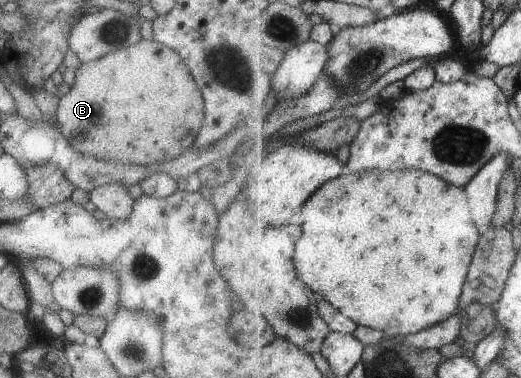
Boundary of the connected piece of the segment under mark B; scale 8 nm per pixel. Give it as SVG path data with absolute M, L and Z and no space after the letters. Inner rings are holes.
M150 40L81 63L69 93L59 96L56 122L65 141L80 154L129 165L149 165L181 155L191 146L202 126L201 94L181 58L169 48Z

